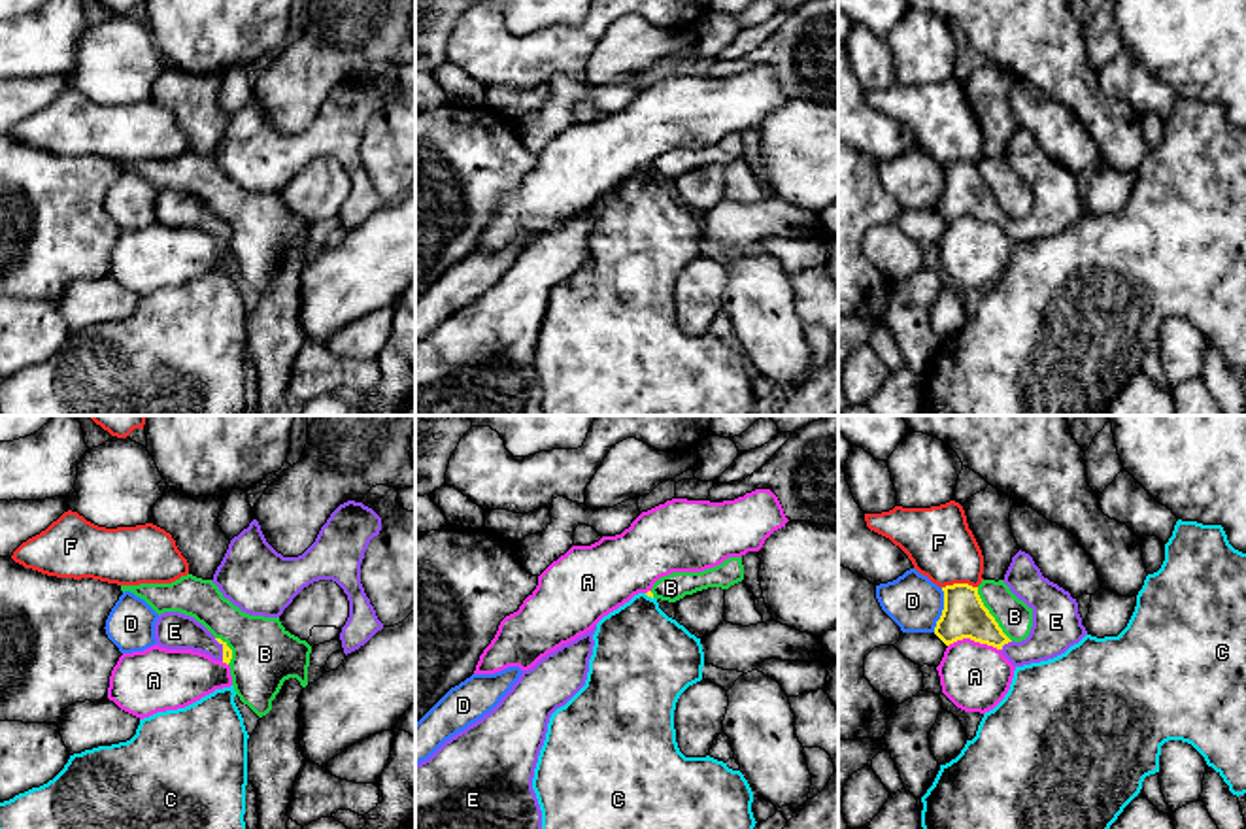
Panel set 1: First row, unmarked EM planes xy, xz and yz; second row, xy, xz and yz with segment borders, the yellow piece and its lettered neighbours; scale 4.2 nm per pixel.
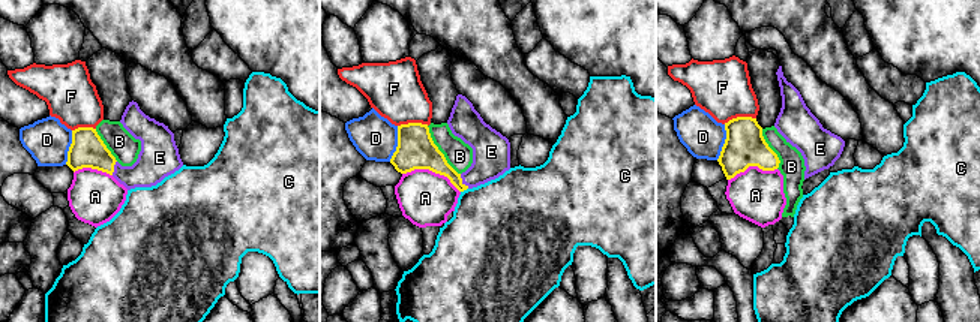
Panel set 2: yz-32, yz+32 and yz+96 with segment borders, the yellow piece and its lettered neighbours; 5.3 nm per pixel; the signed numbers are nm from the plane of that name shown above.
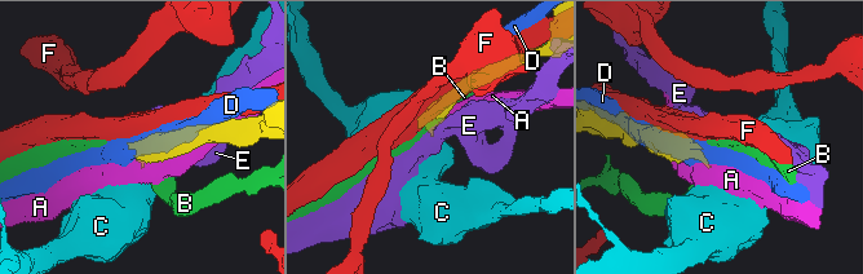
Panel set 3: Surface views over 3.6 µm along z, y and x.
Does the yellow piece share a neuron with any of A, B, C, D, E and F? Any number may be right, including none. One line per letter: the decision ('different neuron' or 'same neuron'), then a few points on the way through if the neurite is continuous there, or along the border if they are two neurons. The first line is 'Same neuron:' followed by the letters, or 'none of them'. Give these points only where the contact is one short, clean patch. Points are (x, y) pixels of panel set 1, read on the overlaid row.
Same neuron: E
A: different neuron; border yz (948, 644), (959, 639), (973, 639), (999, 650)
B: different neuron; border yz (976, 588), (982, 605), (1010, 641)
C: different neuron; border xz (644, 593), (654, 597)
D: different neuron
E: same neuron; way yz (963, 616), (1005, 642), (1029, 648), (1056, 622)
F: different neuron

